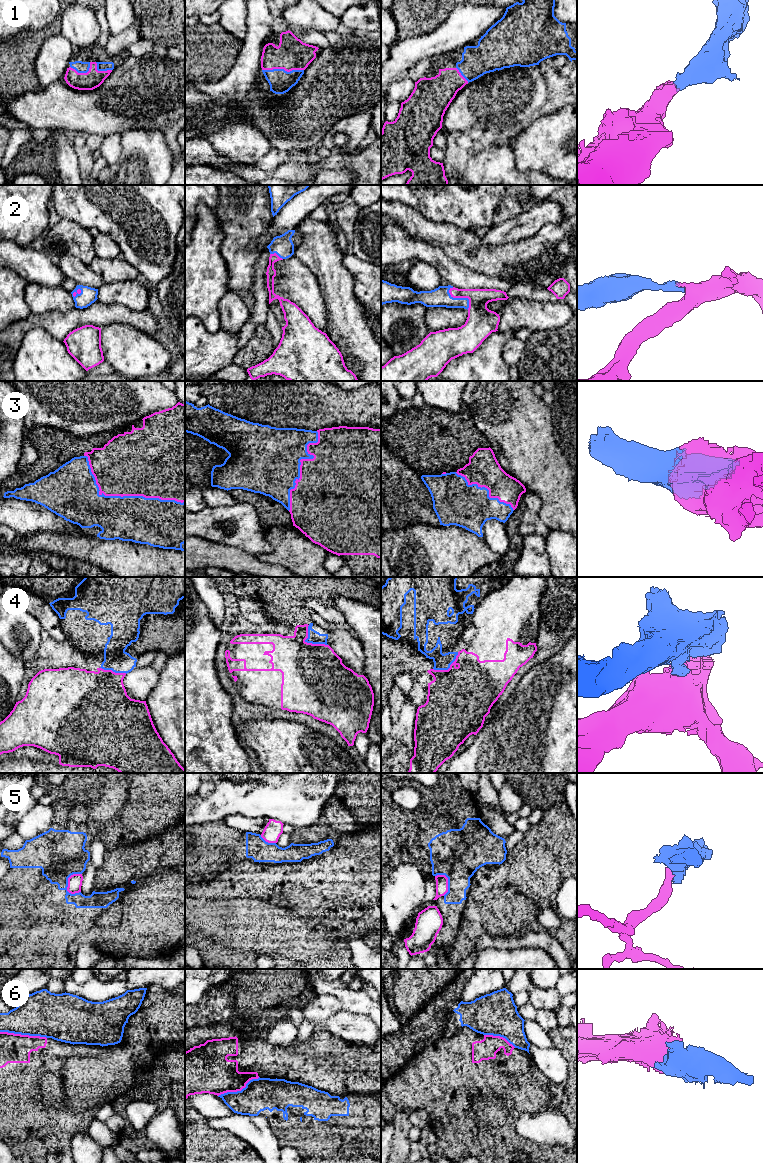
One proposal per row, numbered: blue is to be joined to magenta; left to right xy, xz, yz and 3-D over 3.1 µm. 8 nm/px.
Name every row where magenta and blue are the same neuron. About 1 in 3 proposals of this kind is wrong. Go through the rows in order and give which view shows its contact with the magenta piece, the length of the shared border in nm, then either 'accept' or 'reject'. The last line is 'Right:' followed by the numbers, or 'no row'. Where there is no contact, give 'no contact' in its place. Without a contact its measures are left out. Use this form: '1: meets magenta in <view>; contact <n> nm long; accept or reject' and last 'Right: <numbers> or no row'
1: meets magenta in xz; contact 340 nm long; accept
2: meets magenta in yz; contact 240 nm long; accept
3: meets magenta in xy; contact 900 nm long; accept
4: meets magenta in xz; contact 220 nm long; reject
5: meets magenta in xy; contact 190 nm long; reject
6: meets magenta in xy; contact 380 nm long; reject
Right: 1, 2, 3

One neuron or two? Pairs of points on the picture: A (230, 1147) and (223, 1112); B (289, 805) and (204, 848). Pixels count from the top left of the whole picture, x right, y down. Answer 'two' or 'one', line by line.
A: two
B: two

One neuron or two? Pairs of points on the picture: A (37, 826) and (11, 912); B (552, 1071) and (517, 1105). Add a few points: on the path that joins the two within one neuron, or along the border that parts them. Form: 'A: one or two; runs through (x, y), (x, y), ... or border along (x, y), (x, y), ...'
A: two; border along (48, 830), (26, 840)
B: two; border along (532, 1058), (537, 1068), (551, 1082), (558, 1085)

